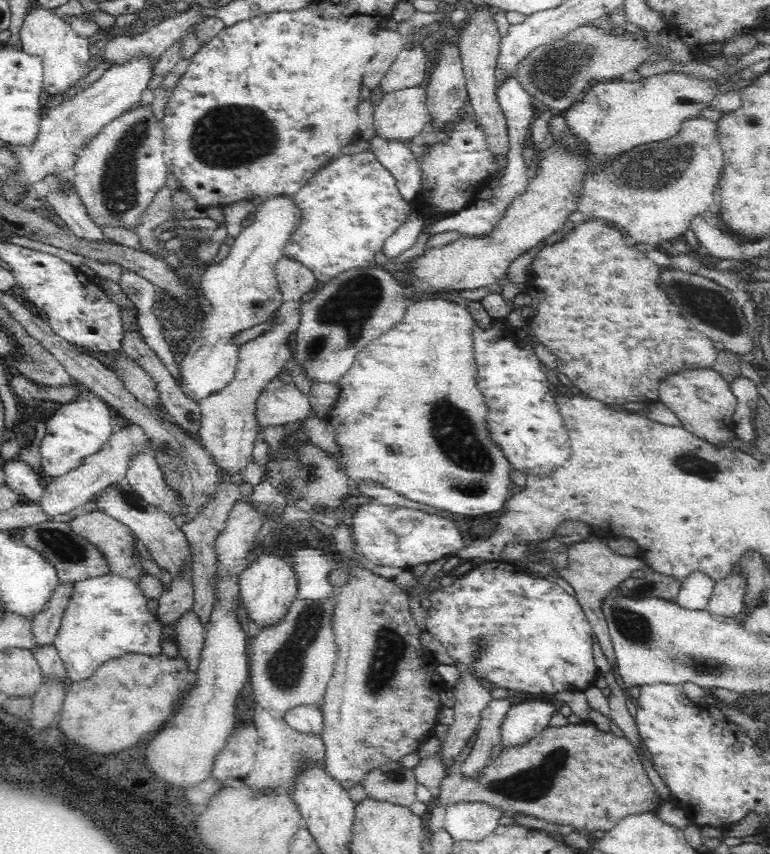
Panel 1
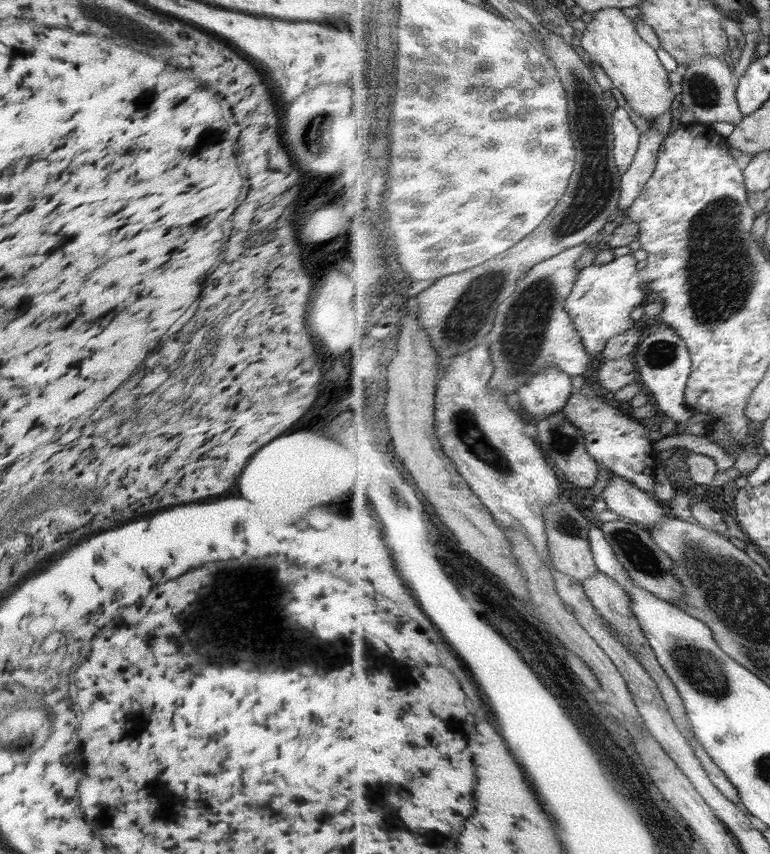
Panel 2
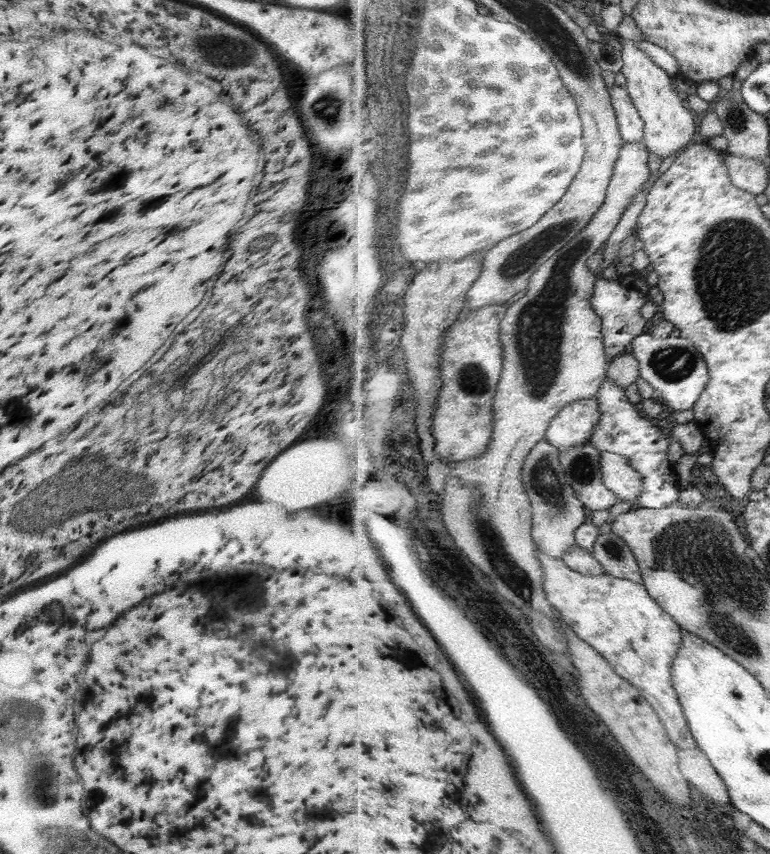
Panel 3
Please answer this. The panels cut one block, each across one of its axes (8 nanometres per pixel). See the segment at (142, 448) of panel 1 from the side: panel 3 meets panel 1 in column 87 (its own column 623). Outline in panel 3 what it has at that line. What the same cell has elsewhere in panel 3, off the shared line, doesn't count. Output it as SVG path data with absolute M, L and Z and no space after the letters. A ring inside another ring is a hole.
M603 452L601 472L605 484L619 502L629 502L636 507L636 501L644 490L644 476L633 468L630 460L616 453Z

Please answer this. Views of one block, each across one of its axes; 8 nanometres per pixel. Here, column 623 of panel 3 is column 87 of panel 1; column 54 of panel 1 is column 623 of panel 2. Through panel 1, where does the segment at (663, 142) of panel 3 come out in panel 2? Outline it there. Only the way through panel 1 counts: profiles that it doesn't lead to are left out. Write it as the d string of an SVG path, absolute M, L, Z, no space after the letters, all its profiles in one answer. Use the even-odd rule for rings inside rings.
M622 9L597 10L597 13L593 14L593 22L586 25L580 42L593 61L611 78L613 86L623 94L627 106L642 118L647 121L655 120L671 110L676 94L669 80L669 72L661 64L657 49L641 38L636 30L636 23L629 19Z

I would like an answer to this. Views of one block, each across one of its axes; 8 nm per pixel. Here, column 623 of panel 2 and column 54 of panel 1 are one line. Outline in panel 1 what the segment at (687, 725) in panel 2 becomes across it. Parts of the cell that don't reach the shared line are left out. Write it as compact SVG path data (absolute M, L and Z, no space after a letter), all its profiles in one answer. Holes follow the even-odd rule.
M70 581L59 582L55 585L50 594L50 600L46 600L42 612L38 612L32 619L31 629L35 644L53 644L73 588L74 582Z

